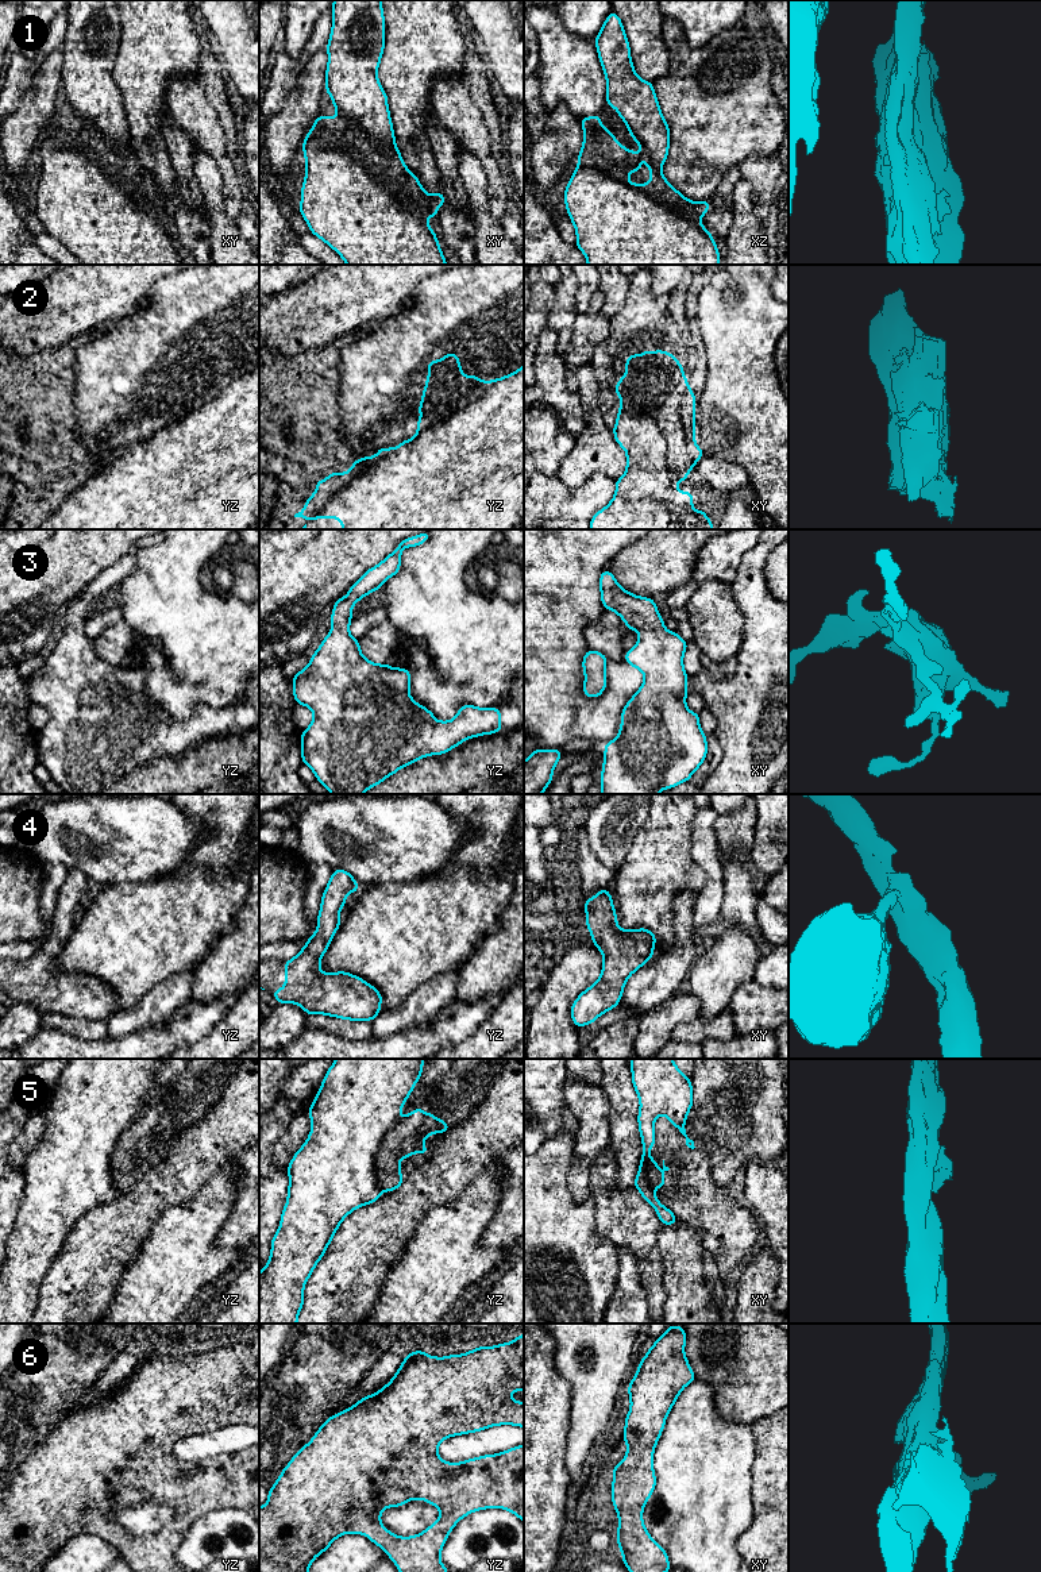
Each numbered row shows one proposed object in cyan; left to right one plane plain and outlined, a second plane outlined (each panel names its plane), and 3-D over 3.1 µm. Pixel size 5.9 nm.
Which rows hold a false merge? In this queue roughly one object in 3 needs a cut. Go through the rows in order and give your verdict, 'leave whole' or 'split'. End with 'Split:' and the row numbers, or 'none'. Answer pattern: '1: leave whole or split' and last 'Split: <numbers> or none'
1: split
2: leave whole
3: leave whole
4: leave whole
5: split
6: leave whole
Split: 1, 5

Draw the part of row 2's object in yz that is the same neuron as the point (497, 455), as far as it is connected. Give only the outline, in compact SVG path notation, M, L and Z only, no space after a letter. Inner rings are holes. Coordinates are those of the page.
M447 352L443 359L428 362L428 378L419 405L421 417L417 434L393 448L378 448L375 456L354 461L348 473L329 473L327 479L317 481L304 509L294 515L308 520L339 519L342 529L524 529L524 365L514 373L493 381L481 381L477 374L463 375L459 357Z

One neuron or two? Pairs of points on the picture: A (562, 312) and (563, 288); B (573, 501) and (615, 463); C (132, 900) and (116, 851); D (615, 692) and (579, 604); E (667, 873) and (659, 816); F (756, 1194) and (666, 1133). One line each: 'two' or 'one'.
A: one
B: two
C: two
D: one
E: one
F: two

